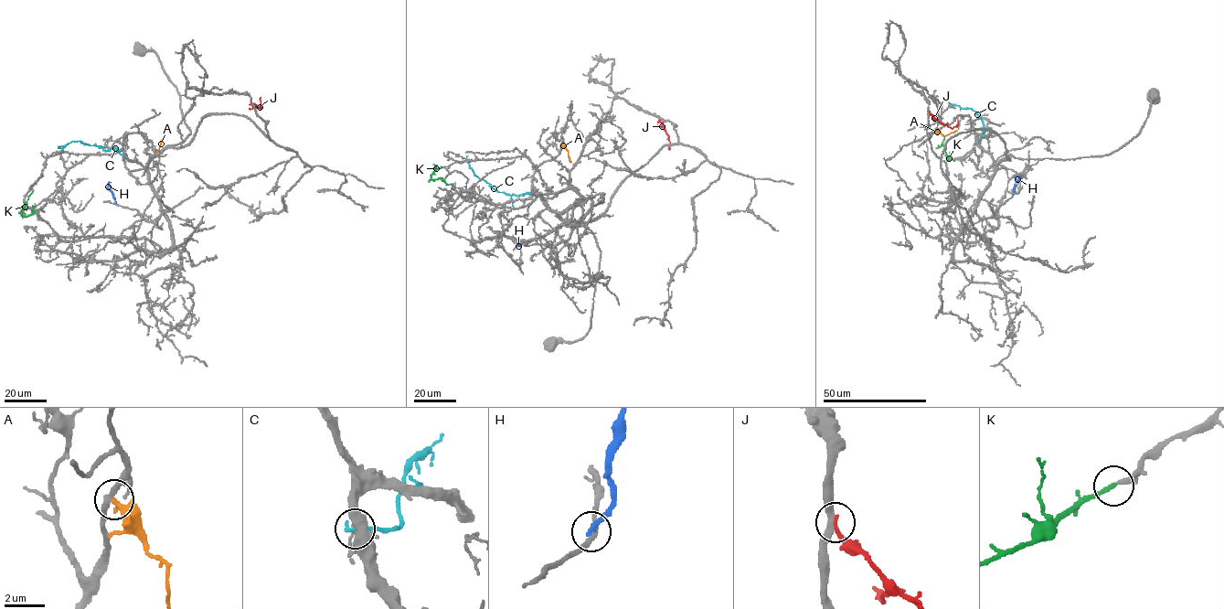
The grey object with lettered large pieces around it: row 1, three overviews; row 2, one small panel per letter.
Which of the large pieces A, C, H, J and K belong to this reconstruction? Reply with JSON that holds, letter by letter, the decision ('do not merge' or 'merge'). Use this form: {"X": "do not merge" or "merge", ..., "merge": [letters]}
{"A": "do not merge", "C": "do not merge", "H": "do not merge", "J": "do not merge", "K": "merge", "merge": ["K"]}

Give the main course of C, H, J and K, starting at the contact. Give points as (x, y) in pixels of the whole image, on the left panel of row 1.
C: (123, 155), (115, 148), (105, 150), (78, 141), (58, 146)
H: (116, 204), (114, 196), (108, 188), (111, 182)
J: (250, 101), (261, 108), (260, 97)
K: (40, 208), (29, 215), (21, 215), (24, 203), (33, 190)

